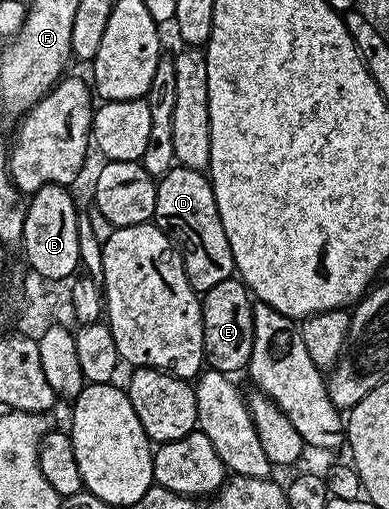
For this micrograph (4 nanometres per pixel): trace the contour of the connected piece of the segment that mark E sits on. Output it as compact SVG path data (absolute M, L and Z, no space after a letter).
M239 278L218 281L214 289L203 292L200 312L204 326L204 362L213 371L243 372L254 345L253 296Z

